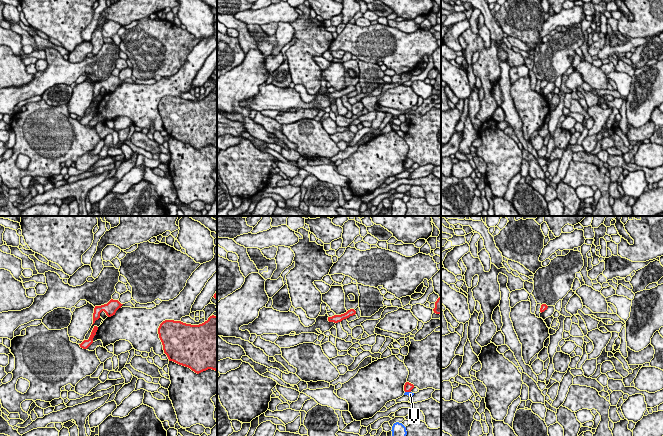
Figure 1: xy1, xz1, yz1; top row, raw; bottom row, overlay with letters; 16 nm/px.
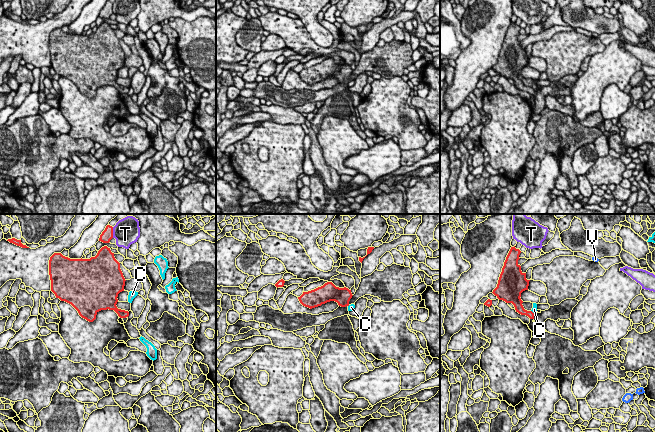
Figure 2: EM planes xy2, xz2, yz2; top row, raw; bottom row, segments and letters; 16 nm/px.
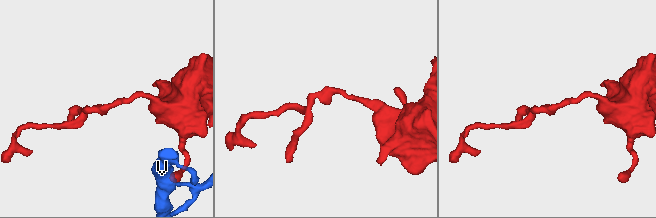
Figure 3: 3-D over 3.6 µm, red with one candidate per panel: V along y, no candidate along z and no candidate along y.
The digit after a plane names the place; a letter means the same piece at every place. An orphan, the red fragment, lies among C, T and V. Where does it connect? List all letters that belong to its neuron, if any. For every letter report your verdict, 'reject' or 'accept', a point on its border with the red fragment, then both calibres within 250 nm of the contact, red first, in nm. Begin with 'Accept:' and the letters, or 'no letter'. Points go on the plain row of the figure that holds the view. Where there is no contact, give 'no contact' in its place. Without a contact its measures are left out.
Accept: no letter
C: reject | yz2 (532, 88) | 140/90 nm
T: reject | xy2 (112, 8) | 180/360 nm
V: reject | xz1 (408, 167) | 140/70 nm

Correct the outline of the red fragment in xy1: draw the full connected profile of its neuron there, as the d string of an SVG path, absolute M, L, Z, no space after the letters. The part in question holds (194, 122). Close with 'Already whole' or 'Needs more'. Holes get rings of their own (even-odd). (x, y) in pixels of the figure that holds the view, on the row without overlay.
M212 91L199 101L165 96L160 100L158 110L169 137L188 143L197 150L208 145L217 147L217 92Z. Already whole

